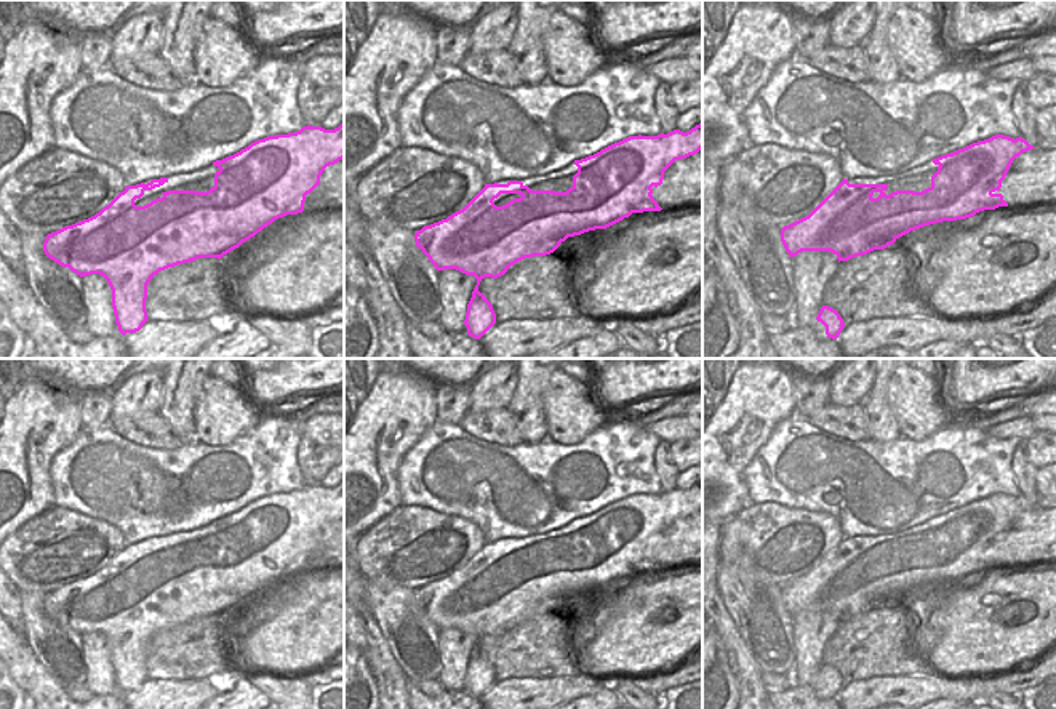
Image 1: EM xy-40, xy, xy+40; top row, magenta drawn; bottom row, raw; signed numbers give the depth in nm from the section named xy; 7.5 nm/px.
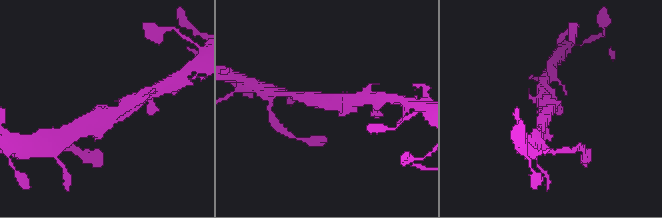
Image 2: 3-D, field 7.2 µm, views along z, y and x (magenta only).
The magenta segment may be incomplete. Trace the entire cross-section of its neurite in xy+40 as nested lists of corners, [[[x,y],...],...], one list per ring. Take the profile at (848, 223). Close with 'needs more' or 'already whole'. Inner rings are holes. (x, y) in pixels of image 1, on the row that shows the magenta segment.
[[[995,134],[952,154],[933,158],[938,171],[931,186],[922,192],[896,190],[885,194],[888,184],[850,184],[843,181],[805,218],[781,229],[781,242],[790,258],[802,251],[830,251],[840,261],[885,250],[899,237],[923,226],[957,221],[984,210],[1008,206],[998,192],[1013,160],[1035,149],[1021,136]]]; already whole

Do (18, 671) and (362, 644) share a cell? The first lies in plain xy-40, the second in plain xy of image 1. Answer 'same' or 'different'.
same

